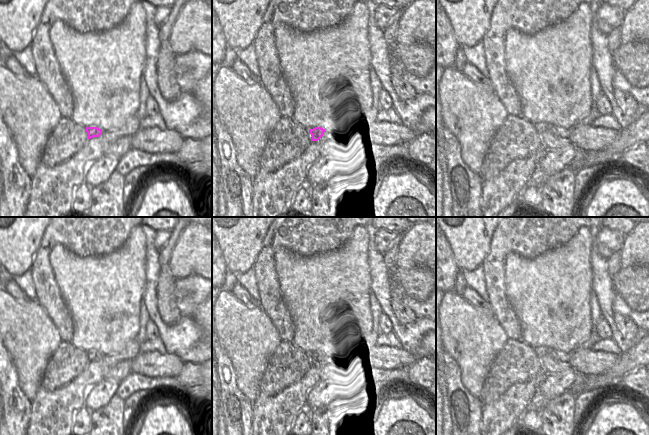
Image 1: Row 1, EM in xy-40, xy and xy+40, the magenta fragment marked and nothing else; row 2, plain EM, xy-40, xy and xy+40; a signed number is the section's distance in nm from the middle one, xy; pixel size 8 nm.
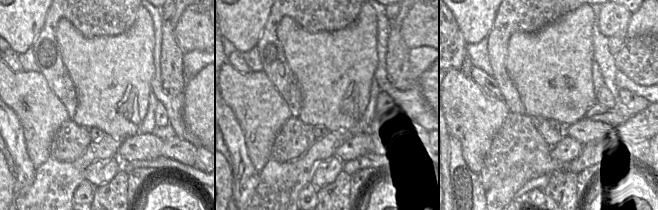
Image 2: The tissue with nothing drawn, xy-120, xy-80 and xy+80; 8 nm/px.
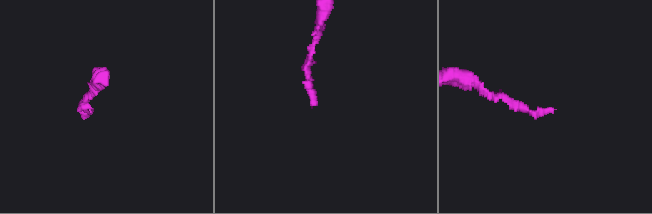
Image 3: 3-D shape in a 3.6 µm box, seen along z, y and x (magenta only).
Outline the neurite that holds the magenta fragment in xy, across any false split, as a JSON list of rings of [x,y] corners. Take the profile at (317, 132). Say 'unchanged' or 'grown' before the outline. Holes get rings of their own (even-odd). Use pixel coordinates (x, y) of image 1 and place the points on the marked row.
unchanged | [[[315,127],[310,129],[310,134],[312,136],[312,141],[318,141],[324,134],[325,129],[321,127]]]

